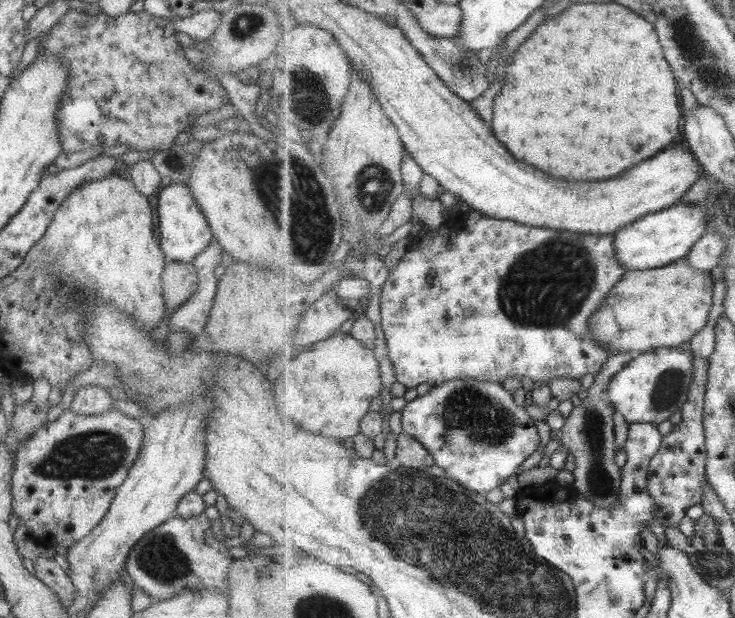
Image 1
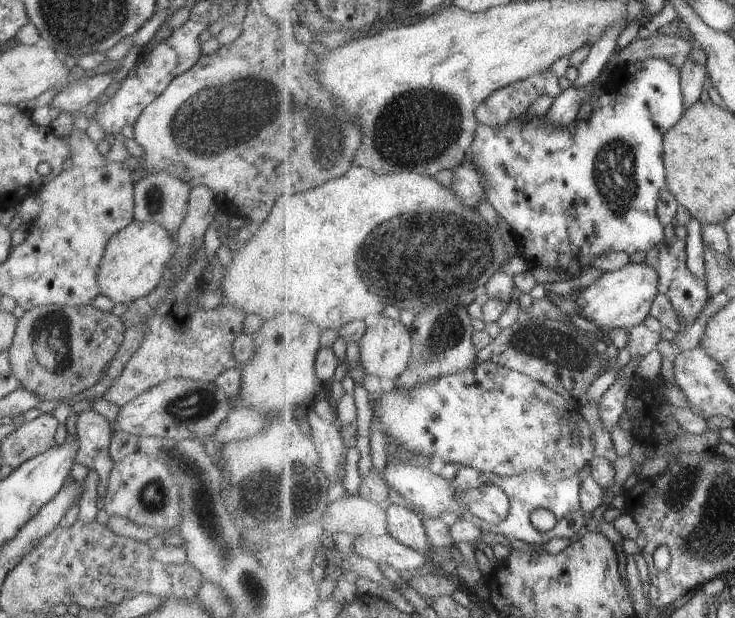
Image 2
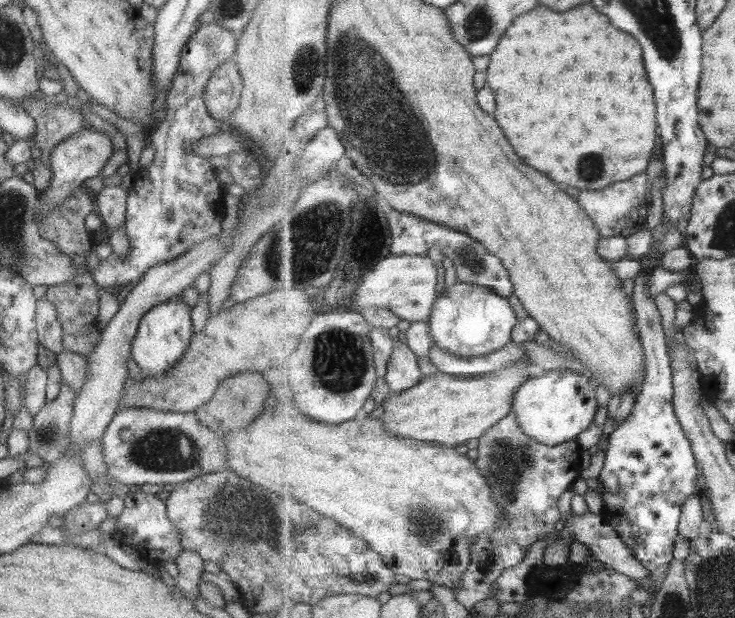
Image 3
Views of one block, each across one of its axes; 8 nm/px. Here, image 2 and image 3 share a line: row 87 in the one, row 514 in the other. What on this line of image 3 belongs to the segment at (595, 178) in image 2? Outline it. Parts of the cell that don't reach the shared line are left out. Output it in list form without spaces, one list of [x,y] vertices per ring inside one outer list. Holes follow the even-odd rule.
[[[653,246],[653,251],[643,259],[640,273],[635,279],[634,308],[637,313],[637,326],[640,332],[640,342],[644,347],[646,372],[642,393],[638,396],[633,412],[609,434],[608,448],[604,457],[605,462],[600,475],[600,492],[604,502],[604,514],[609,518],[609,523],[619,531],[619,537],[633,549],[635,557],[649,569],[649,582],[665,581],[665,574],[669,570],[669,564],[673,562],[673,548],[675,540],[680,535],[680,520],[683,514],[683,505],[689,497],[700,493],[697,485],[699,480],[699,467],[692,449],[692,442],[688,434],[677,418],[674,409],[674,380],[672,358],[669,352],[665,330],[661,326],[661,314],[657,310],[657,304],[649,294],[648,278],[657,266],[663,266],[663,256],[658,246]]]

